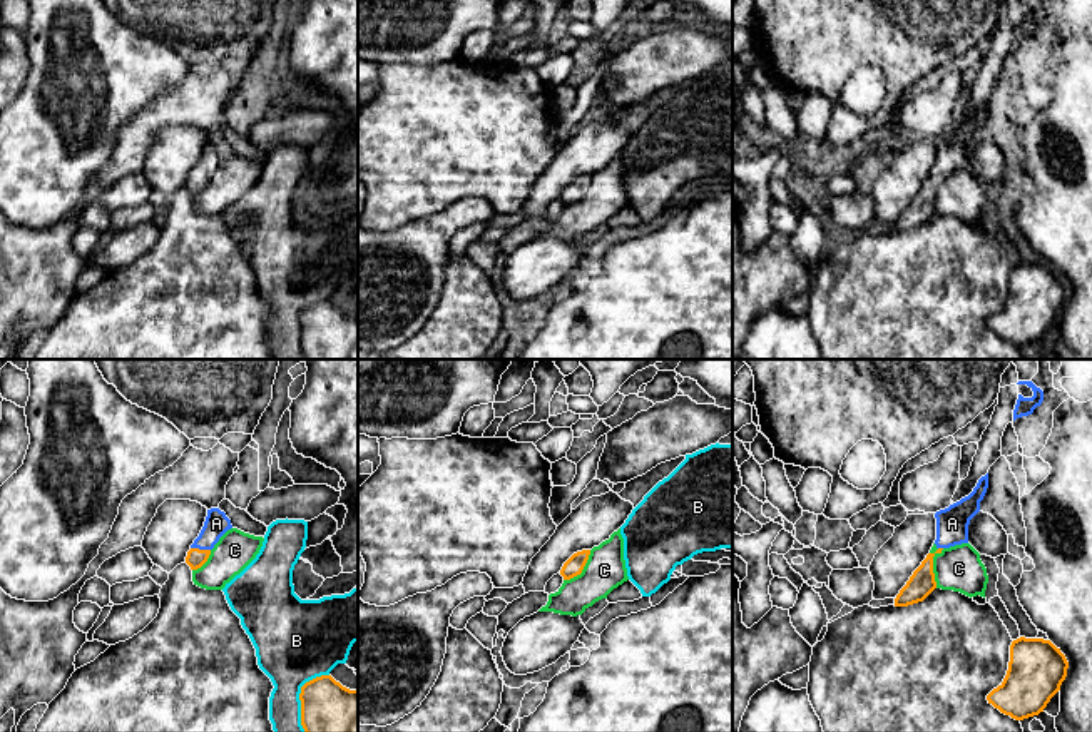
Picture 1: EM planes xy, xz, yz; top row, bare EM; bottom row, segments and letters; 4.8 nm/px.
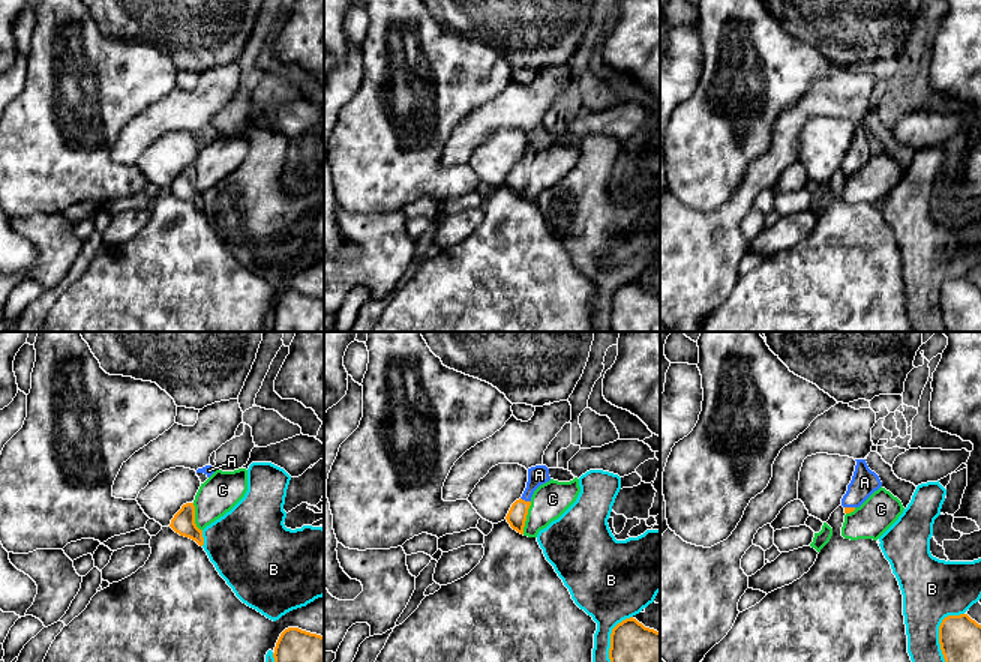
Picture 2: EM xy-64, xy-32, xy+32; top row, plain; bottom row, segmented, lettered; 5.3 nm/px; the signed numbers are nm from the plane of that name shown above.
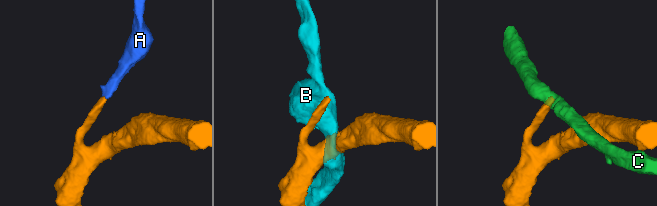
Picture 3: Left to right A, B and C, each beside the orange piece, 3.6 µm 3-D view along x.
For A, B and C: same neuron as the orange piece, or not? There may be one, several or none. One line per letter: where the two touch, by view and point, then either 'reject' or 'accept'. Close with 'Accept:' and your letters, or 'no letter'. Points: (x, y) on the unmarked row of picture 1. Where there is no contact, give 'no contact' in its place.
A: xy (201, 176) | accept
B: xy (300, 323) | reject
C: yz (932, 193) | reject
Accept: A

